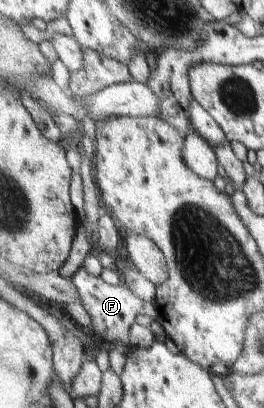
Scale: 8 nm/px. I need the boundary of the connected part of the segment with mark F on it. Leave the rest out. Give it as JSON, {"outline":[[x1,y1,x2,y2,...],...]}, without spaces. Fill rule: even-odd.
{"outline":[[85,265,79,267,72,279,78,287,82,303,86,306,94,322,93,330,95,332,90,333,90,331,84,329,88,335,97,333,107,341,113,340,113,338,121,338,128,342,129,328,135,322,137,314,149,316,152,319,158,316,158,309,155,304,137,296,122,279,118,285,112,286,109,282,105,282,100,275,91,274]]}

